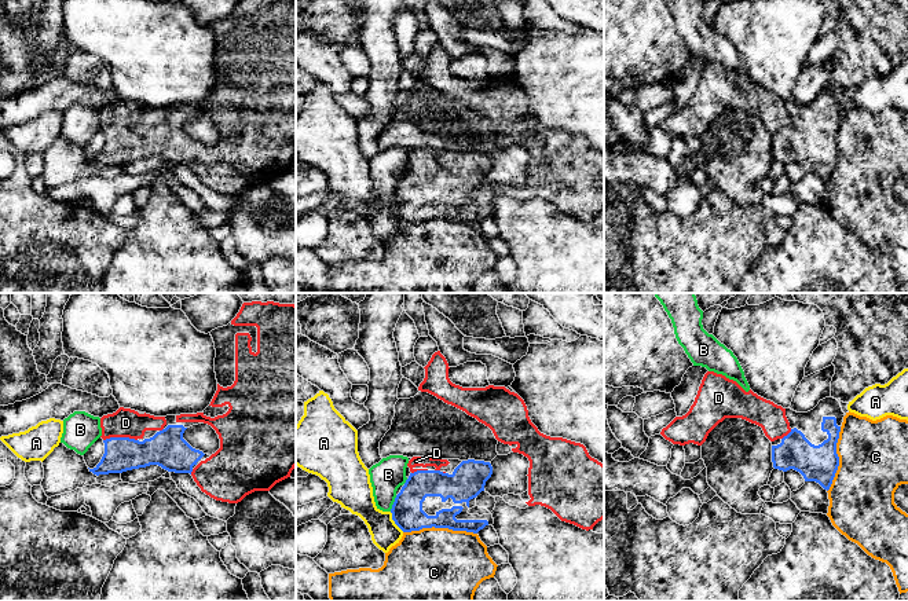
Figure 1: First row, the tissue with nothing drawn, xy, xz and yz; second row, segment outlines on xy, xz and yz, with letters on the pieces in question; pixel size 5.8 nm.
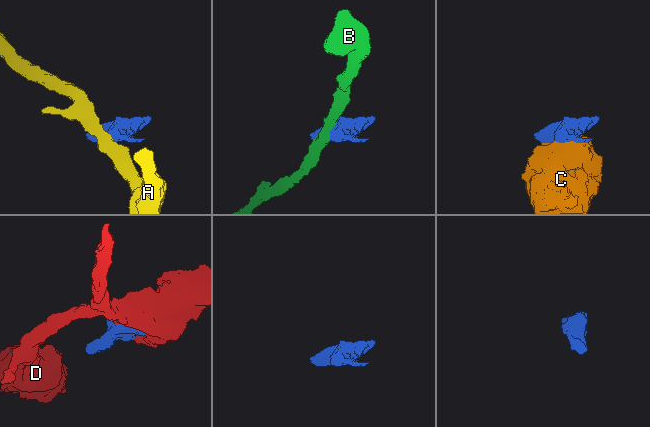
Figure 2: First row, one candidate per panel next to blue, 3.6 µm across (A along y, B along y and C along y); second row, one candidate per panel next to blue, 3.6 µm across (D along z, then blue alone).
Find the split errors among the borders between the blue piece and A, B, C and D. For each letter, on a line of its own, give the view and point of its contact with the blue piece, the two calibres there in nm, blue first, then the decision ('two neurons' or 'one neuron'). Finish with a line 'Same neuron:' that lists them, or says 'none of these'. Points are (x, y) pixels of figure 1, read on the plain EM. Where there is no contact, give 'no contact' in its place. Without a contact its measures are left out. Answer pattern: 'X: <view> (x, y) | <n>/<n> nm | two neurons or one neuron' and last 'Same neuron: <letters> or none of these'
A: xz (394, 212) | 180/180 nm | two neurons
B: xz (394, 195) | 180/190 nm | two neurons
C: xz (440, 219) | 180/500 nm | two neurons
D: xy (120, 129) | 200/170 nm | one neuron
Same neuron: D

